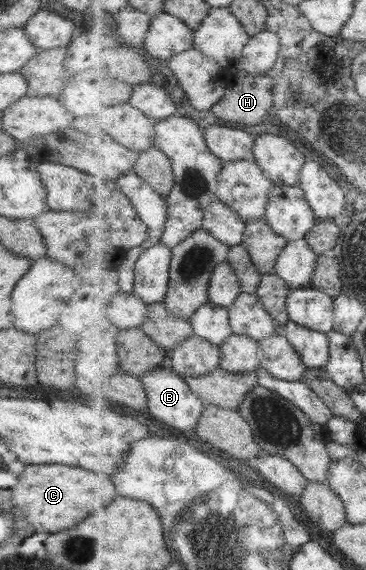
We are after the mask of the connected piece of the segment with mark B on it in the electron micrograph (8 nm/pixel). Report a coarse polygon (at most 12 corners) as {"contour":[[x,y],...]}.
{"contour":[[161,366],[141,379],[149,409],[196,432],[206,403],[184,376]]}

